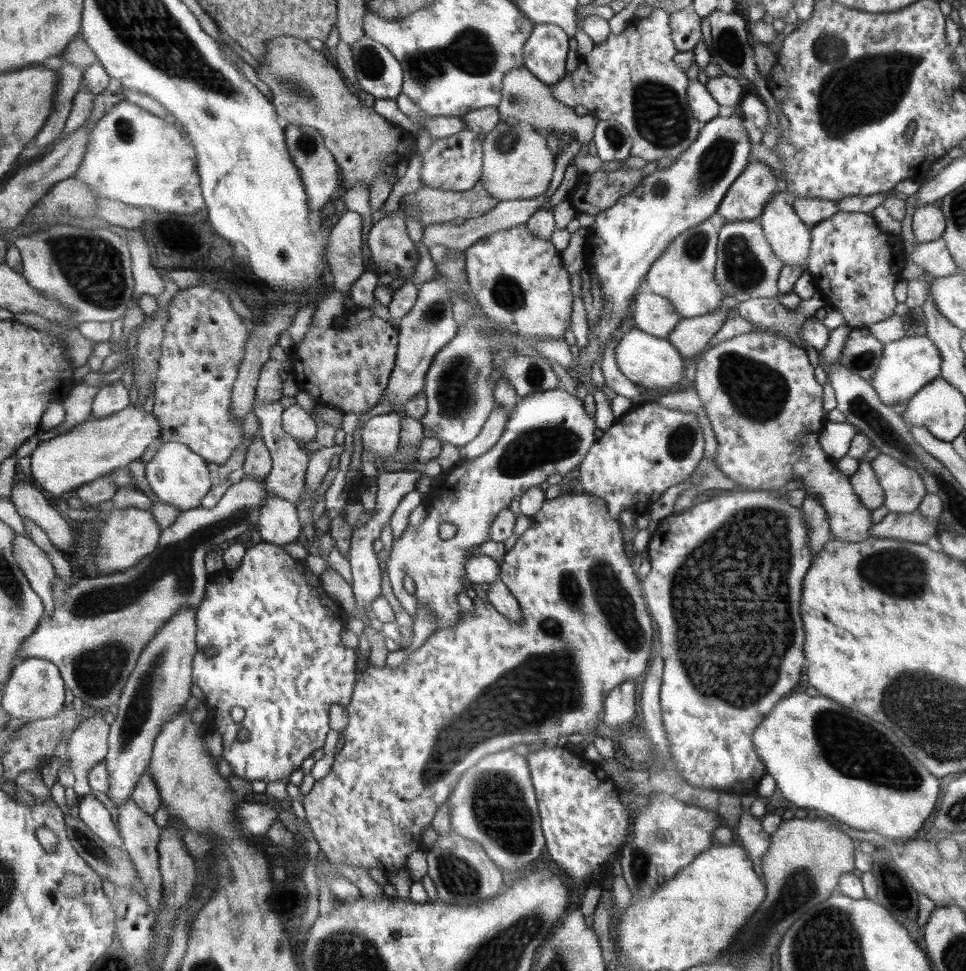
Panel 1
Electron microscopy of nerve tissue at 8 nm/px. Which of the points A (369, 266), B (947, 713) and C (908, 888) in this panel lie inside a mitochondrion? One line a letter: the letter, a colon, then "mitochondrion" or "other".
A: other
B: mitochondrion
C: other

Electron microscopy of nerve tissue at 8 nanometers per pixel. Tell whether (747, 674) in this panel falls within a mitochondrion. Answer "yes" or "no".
yes

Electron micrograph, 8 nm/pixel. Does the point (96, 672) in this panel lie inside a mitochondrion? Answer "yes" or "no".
yes

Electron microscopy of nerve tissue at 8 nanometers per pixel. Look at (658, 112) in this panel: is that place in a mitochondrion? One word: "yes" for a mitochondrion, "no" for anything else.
yes

